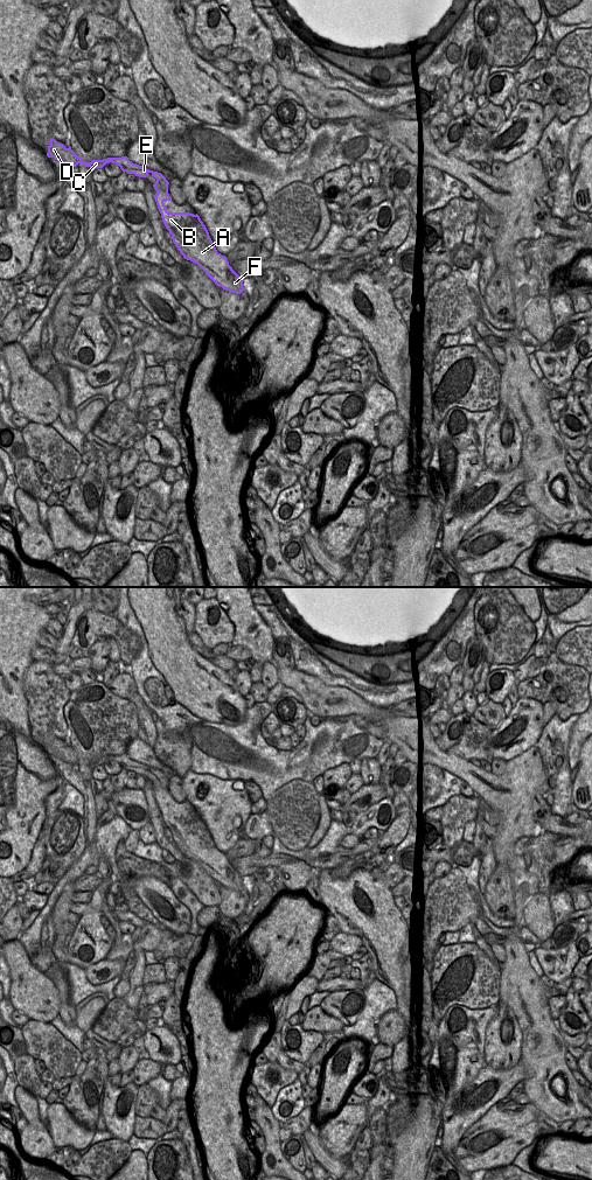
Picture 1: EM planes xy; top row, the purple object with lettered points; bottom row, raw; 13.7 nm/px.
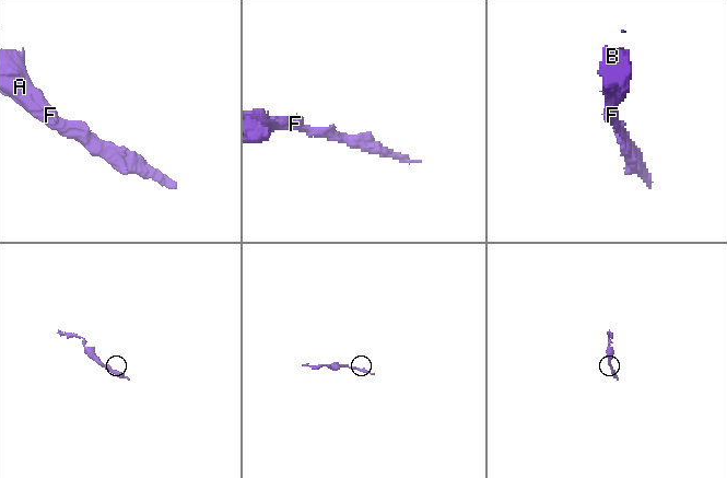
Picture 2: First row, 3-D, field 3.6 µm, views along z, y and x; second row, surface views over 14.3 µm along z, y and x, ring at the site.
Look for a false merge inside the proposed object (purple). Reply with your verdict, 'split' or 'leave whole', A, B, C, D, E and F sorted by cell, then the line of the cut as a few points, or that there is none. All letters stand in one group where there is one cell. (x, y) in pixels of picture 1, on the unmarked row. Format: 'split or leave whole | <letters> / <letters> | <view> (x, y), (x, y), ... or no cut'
leave whole | A B C D E F | no cut

